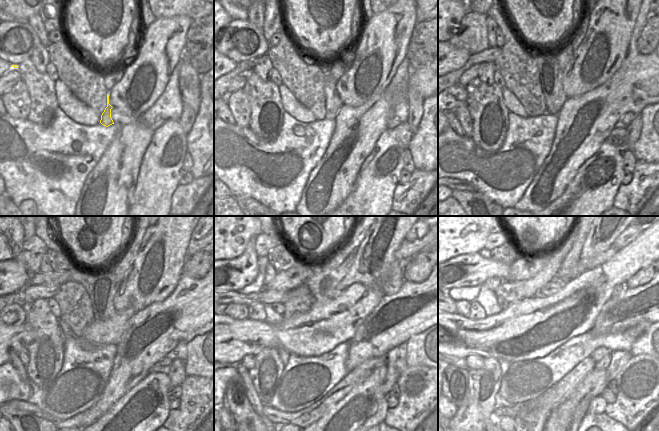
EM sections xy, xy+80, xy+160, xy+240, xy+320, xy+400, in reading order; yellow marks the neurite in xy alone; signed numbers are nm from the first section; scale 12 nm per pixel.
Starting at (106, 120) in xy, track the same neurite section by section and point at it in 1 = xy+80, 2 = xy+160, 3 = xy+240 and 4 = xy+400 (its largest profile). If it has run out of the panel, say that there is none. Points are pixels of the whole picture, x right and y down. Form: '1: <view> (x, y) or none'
1: xy+80 (333, 103)
2: xy+160 (550, 72)
3: xy+240 (100, 285)
4: xy+400 (571, 251)

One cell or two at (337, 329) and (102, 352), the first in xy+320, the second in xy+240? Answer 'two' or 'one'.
two

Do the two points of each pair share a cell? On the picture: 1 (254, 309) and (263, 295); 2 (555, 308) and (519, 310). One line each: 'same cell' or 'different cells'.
1: different cells
2: same cell

